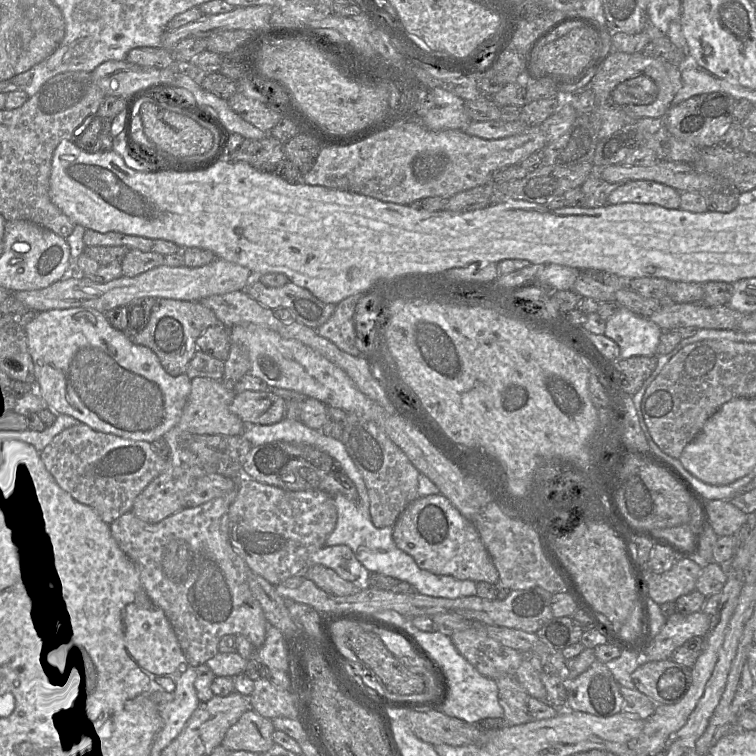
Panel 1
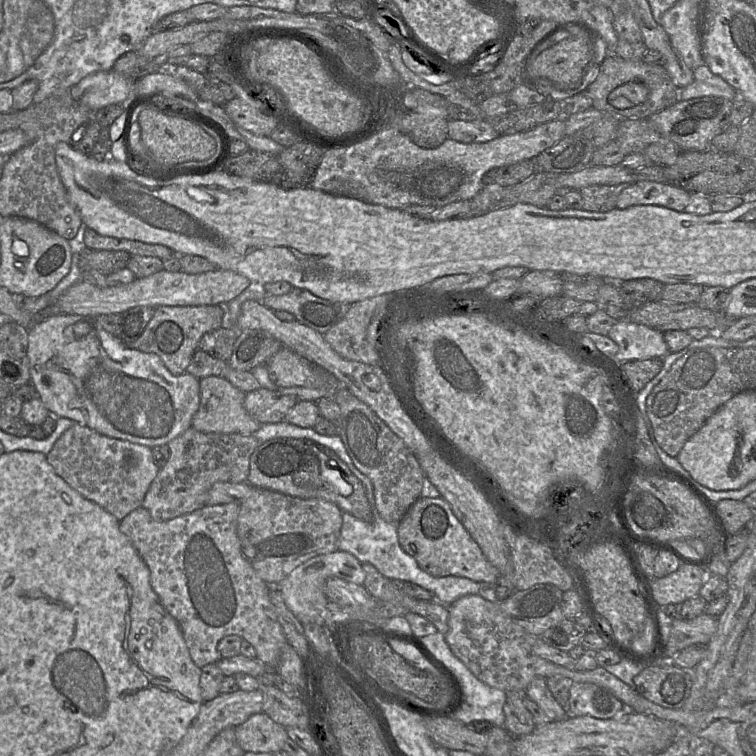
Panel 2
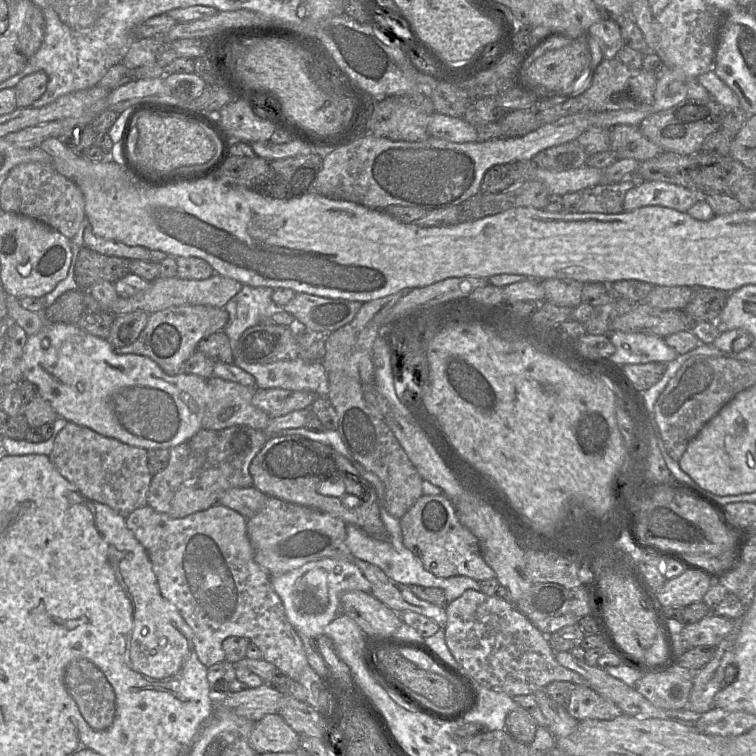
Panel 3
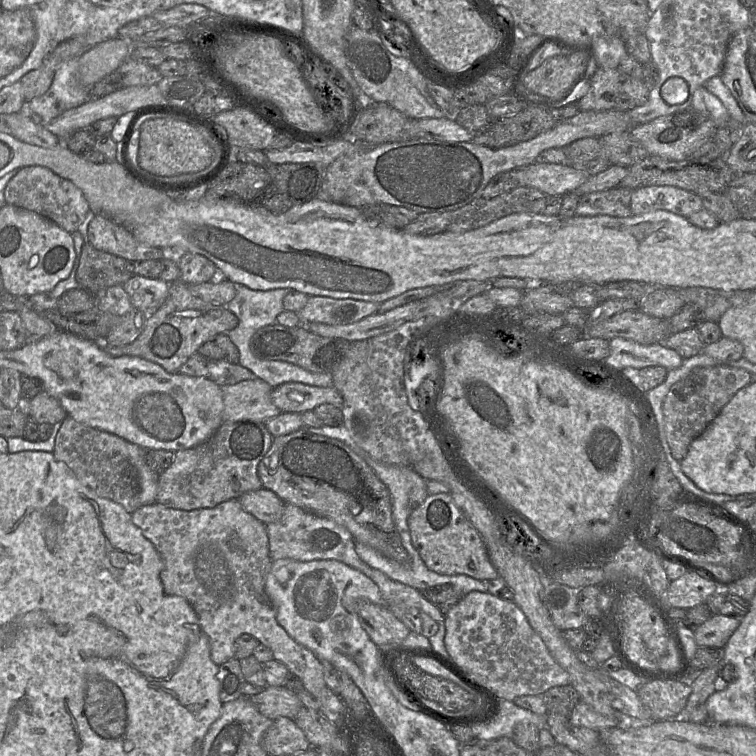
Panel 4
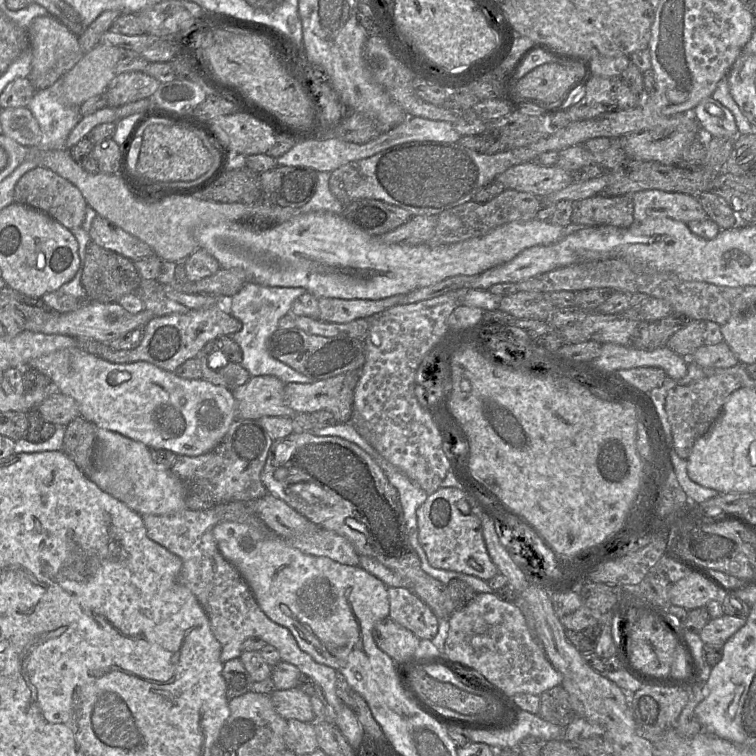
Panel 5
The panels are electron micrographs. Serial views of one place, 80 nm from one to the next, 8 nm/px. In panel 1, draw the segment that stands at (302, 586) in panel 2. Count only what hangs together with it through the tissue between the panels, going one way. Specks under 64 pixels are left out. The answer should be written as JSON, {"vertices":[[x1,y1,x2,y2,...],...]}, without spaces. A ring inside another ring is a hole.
{"vertices":[[346,545,324,546,308,559,308,566,314,564,330,568,342,579,353,583,363,582,367,571]]}

